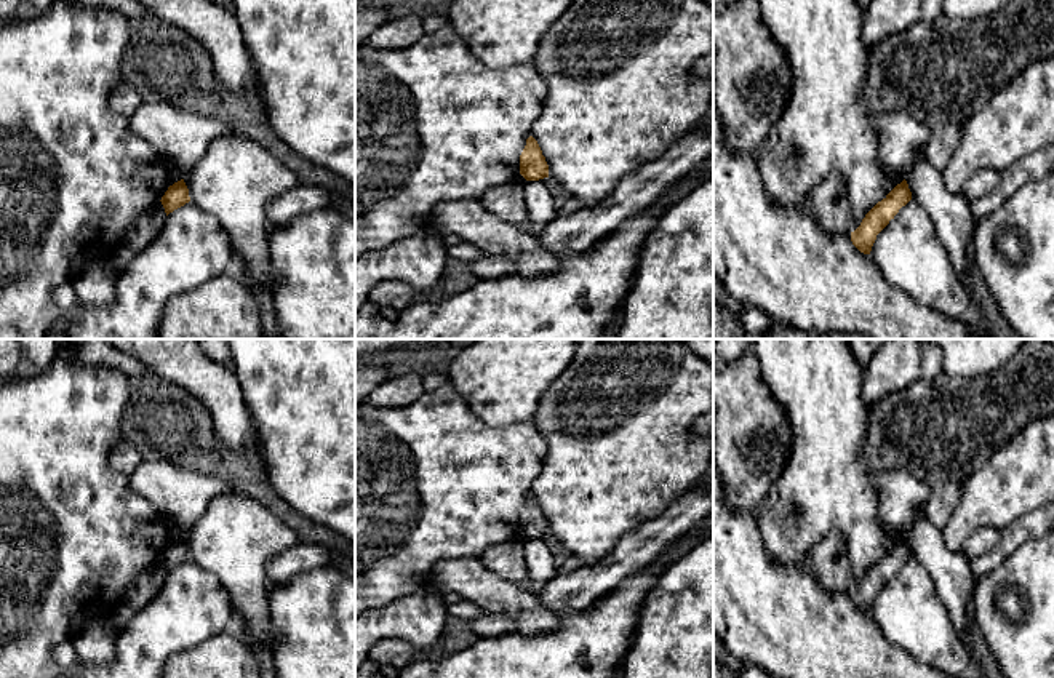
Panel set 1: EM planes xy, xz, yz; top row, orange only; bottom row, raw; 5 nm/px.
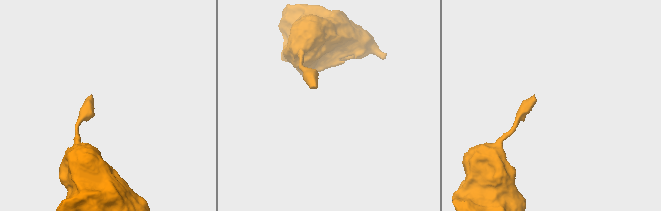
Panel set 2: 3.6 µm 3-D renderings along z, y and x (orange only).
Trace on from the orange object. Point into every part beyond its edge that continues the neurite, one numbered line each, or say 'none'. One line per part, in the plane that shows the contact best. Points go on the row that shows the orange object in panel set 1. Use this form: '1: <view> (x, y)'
none

